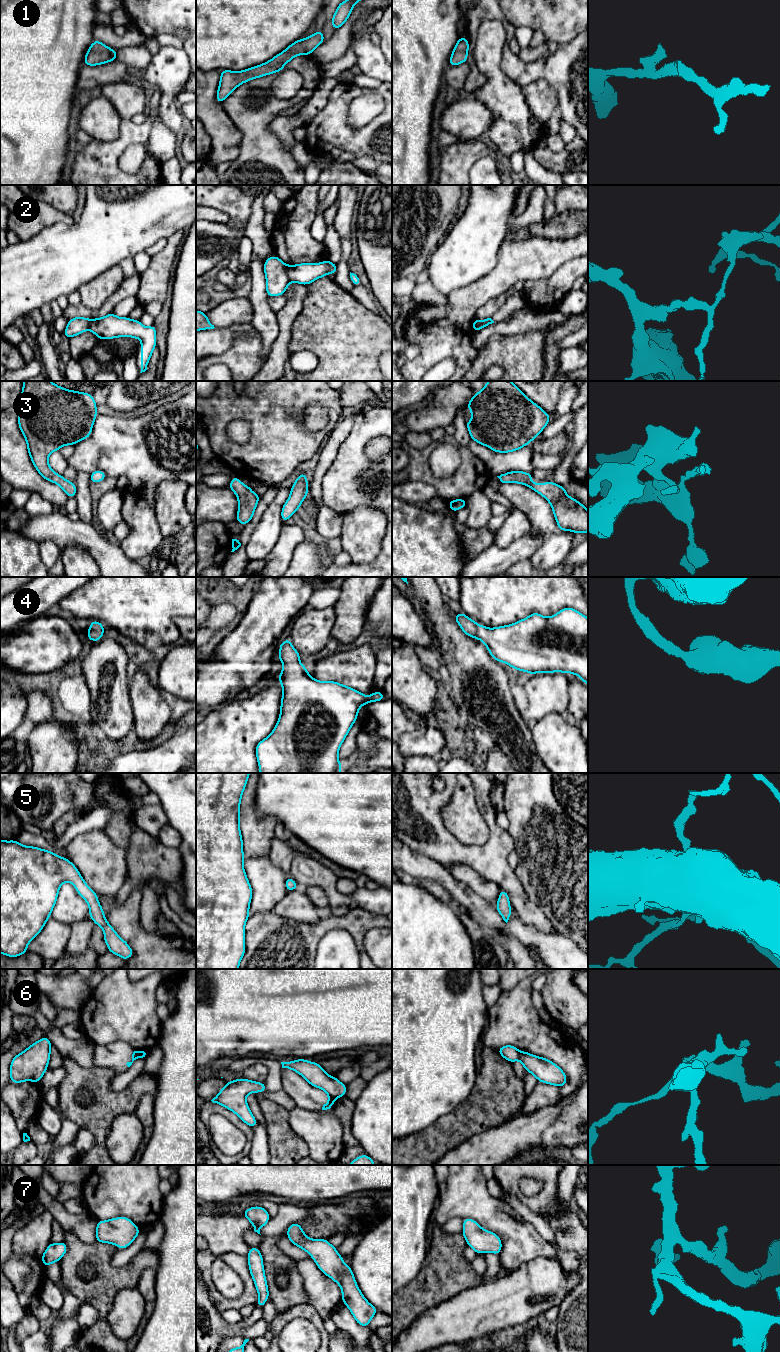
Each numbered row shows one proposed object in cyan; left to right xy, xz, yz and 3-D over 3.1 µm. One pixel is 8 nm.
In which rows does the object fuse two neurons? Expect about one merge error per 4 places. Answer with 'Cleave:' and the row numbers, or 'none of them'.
Cleave: 2, 6

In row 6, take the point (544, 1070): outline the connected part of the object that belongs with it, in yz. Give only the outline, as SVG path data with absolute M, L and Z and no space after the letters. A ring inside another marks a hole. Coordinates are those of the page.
M520 1051L519 1060L525 1071L532 1073L539 1082L559 1088L567 1084L566 1074L552 1061L524 1051Z

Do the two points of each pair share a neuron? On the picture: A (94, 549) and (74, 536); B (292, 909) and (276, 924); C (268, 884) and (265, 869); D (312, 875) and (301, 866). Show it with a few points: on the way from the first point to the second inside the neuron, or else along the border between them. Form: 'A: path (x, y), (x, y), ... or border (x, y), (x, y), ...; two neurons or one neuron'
A: path (89, 544), (79, 536); one neuron
B: border (273, 910), (288, 919), (306, 923); two neurons
C: path (267, 880), (265, 873); one neuron
D: path (309, 872), (304, 869); one neuron

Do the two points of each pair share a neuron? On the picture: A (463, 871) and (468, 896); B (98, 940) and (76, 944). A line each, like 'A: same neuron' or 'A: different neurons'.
A: different neurons
B: different neurons

